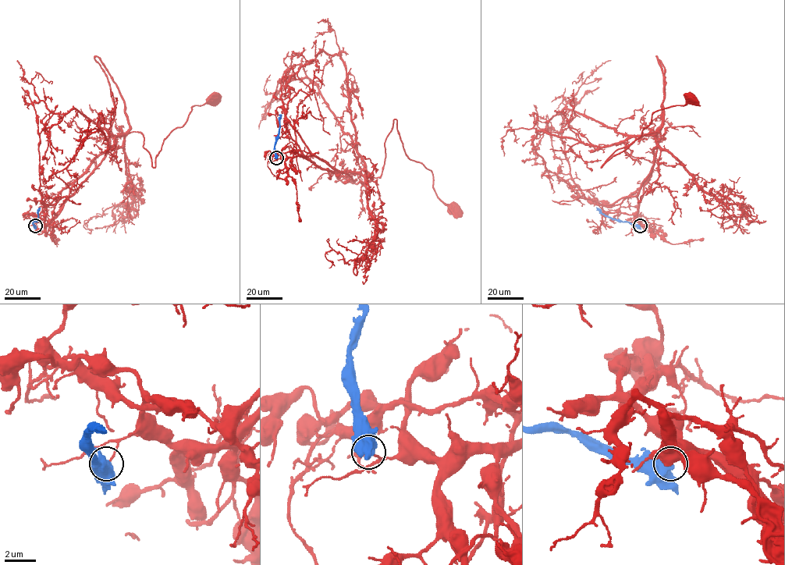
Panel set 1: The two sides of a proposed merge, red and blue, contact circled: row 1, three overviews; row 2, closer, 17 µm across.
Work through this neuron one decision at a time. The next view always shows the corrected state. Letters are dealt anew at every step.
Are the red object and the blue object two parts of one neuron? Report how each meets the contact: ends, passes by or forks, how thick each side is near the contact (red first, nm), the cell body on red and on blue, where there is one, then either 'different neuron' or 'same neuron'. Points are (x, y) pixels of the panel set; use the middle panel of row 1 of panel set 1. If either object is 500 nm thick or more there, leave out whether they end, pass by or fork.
110 nm thick on the red side, 750 nm on the other; cell body of red at (454, 209); no cell body on blue; different neuron

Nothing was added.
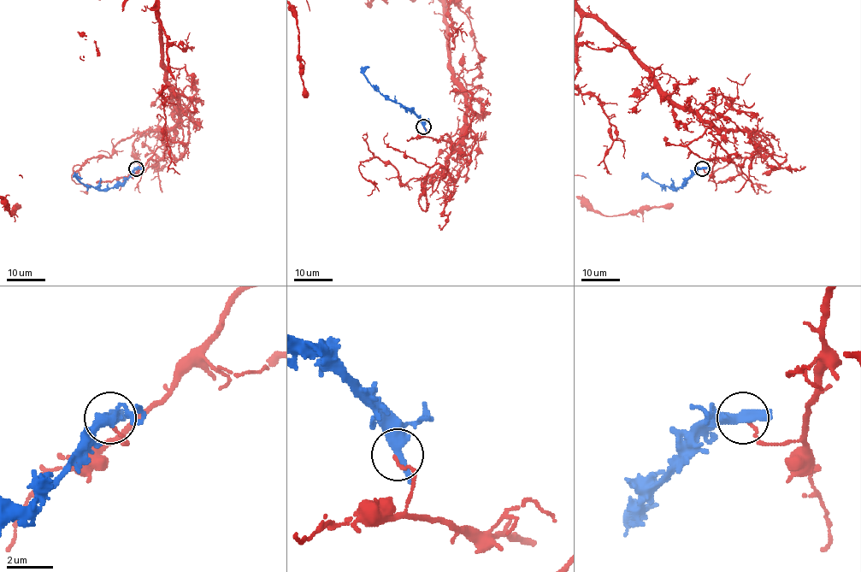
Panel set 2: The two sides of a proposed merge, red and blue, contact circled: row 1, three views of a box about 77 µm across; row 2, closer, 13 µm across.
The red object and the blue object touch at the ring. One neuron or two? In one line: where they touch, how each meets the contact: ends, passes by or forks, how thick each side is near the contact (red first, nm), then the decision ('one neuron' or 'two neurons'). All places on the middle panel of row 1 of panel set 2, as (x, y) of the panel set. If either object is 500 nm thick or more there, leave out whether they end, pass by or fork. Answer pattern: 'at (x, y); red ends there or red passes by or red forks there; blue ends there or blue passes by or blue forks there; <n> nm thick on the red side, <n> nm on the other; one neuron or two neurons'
at (423, 126); red ends there; blue passes by; 120 nm thick on the red side, 400 nm on the other; two neurons

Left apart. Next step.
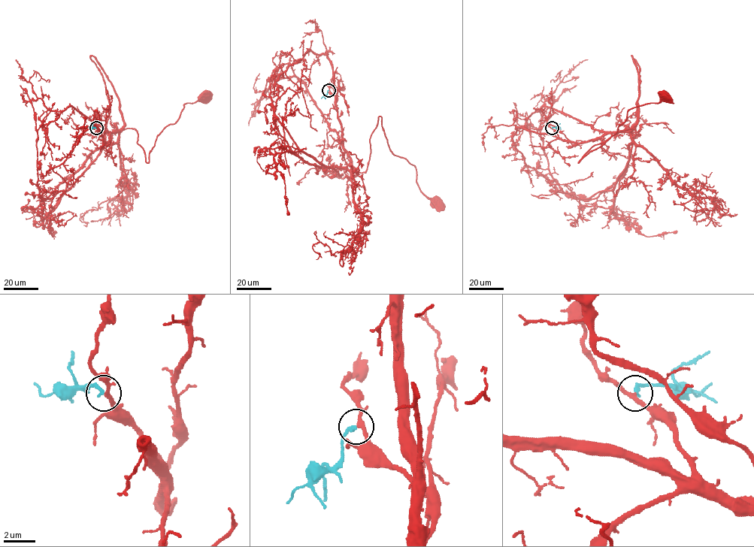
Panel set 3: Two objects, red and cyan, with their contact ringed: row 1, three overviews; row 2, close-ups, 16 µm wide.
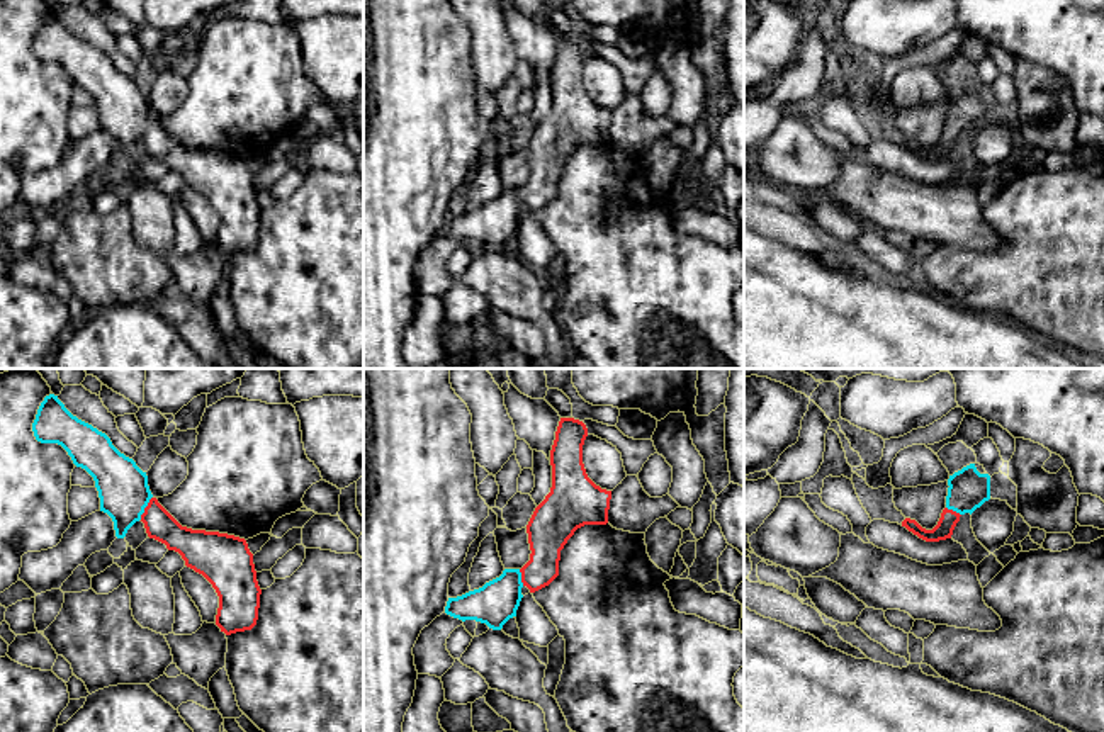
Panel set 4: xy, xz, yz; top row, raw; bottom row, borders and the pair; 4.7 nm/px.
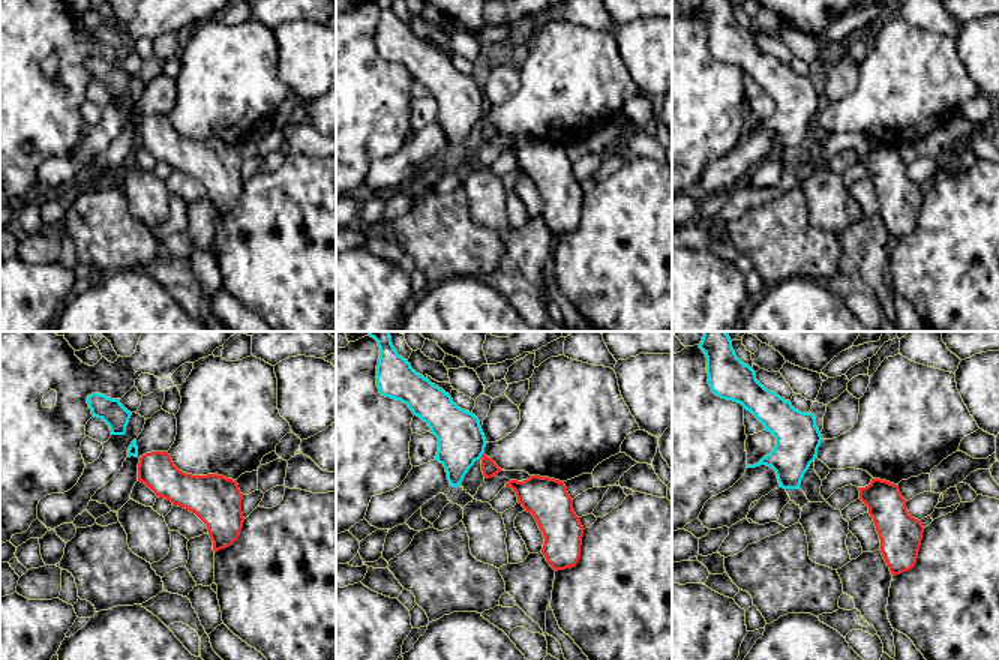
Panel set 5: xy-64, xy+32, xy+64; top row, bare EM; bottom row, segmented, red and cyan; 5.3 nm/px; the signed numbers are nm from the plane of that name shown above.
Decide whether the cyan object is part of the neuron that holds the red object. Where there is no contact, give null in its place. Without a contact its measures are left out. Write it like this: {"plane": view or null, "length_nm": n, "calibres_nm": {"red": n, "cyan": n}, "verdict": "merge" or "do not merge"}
{"plane": "xy", "length_nm": 130, "calibres_nm": {"red": 140, "cyan": 240}, "verdict": "merge"}

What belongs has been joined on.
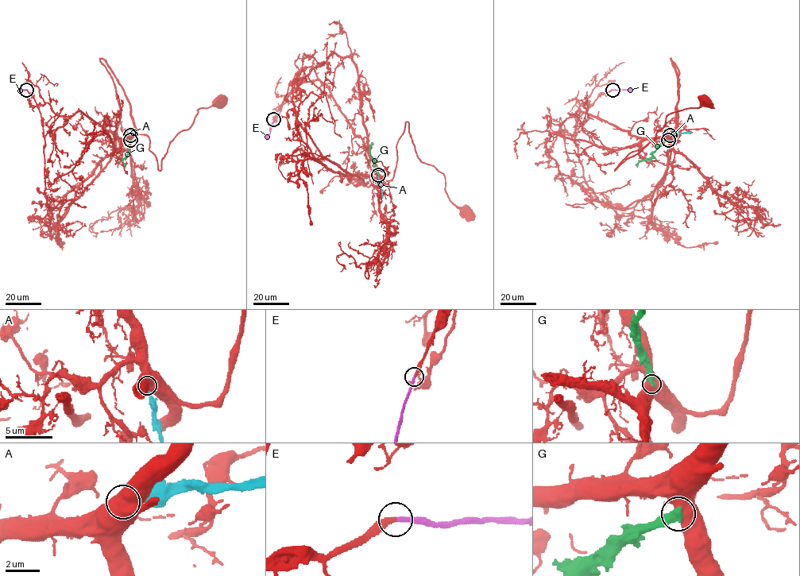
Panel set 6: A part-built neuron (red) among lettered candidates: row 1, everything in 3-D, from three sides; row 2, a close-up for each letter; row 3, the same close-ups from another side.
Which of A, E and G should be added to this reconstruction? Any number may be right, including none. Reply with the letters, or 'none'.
E

